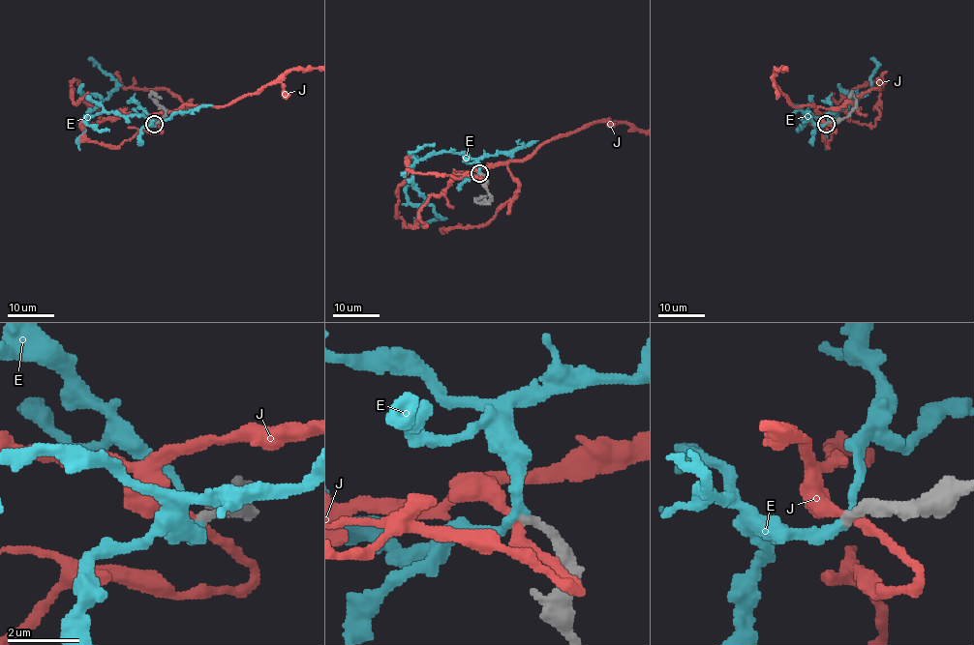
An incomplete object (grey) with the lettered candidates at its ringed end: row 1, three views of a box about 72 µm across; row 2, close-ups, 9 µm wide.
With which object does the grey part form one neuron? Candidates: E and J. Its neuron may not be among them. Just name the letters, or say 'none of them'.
E

